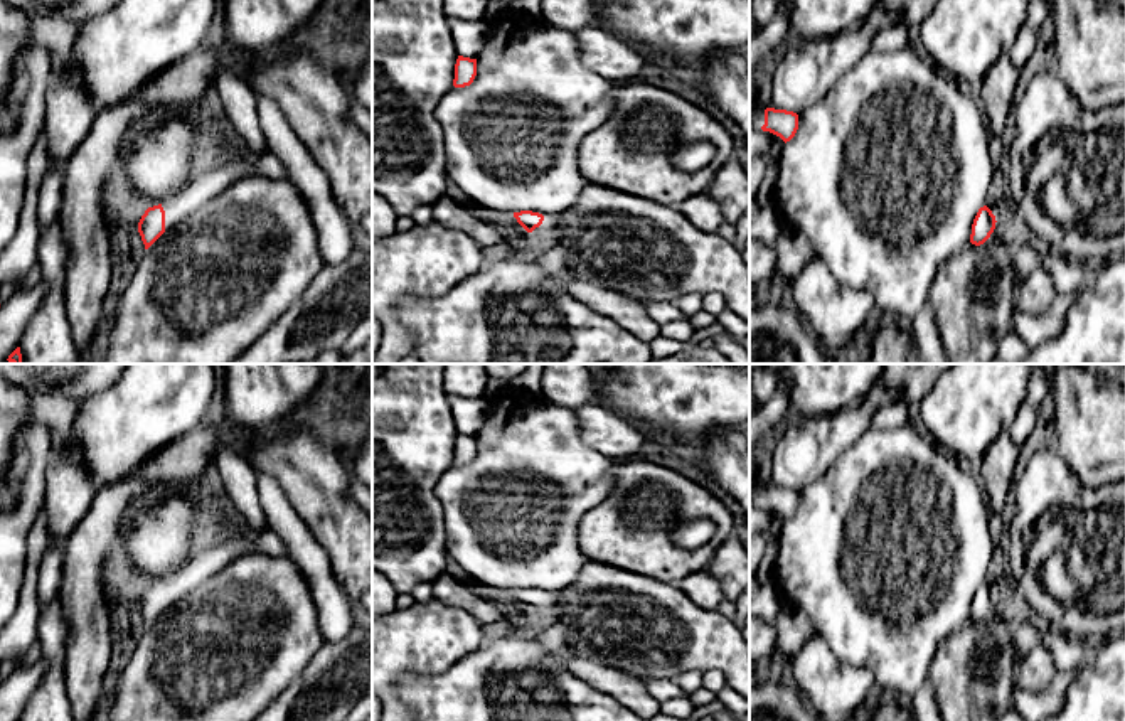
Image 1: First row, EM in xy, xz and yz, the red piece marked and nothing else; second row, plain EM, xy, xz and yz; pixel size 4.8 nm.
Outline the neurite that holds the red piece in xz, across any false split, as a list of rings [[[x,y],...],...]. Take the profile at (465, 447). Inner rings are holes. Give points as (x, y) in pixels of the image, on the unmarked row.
[[[458,433],[456,441],[455,441],[453,463],[455,465],[470,463],[475,453],[477,453],[477,436]]]

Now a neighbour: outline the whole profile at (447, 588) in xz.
[[[448,571],[433,583],[433,596],[448,606],[468,612],[482,625],[495,623],[504,617],[495,603],[475,595]]]

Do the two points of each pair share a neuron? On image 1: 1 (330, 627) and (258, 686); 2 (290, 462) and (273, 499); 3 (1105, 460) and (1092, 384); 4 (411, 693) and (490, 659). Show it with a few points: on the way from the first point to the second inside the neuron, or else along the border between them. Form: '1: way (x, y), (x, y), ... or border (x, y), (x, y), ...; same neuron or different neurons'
1: border (312, 595), (324, 642); different neurons
2: border (260, 472), (268, 472), (278, 482), (300, 518); different neurons
3: way (1105, 442), (1105, 433), (1095, 418), (1092, 403); same neuron
4: way (431, 693), (453, 693), (470, 676); same neuron

